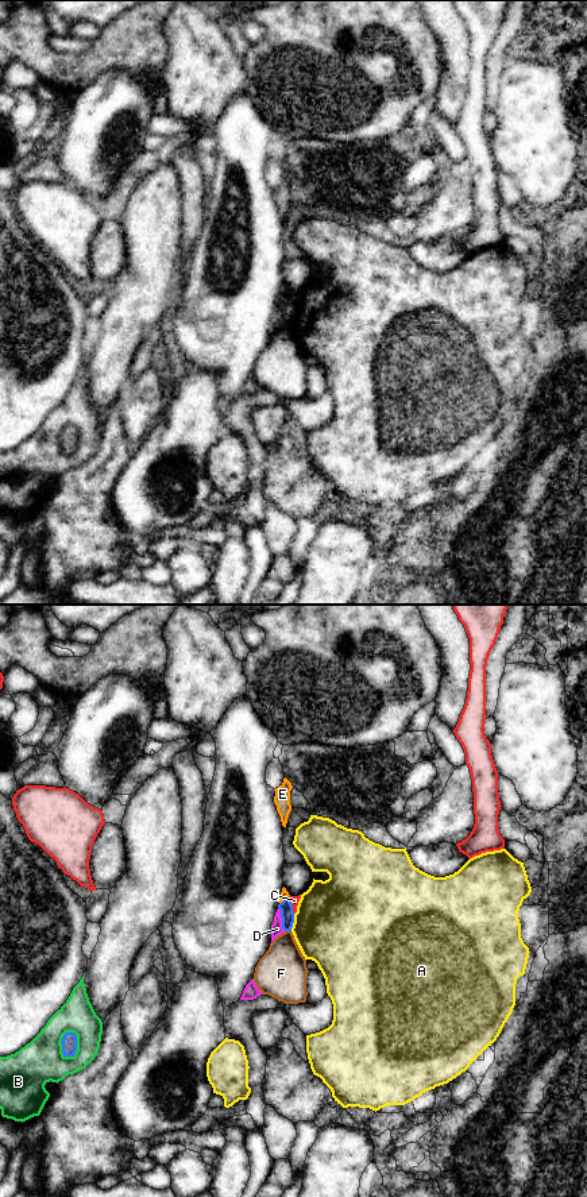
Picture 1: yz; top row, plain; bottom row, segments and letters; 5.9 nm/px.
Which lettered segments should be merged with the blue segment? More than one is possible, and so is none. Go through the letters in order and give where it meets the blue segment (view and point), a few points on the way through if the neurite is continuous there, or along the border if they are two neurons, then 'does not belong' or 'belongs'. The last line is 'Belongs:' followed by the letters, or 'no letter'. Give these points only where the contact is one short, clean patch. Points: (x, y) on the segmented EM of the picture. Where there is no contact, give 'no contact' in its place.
A: yz (293, 922) | does not belong
B: yz (61, 1042) | does not belong
C: yz (292, 906) | does not belong
D: yz (282, 919) | along yz (278, 907), (281, 926), (285, 930) | does not belong
E: yz (285, 899) | along yz (288, 896), (280, 903) | does not belong
F: yz (288, 930) | does not belong
Belongs: no letter

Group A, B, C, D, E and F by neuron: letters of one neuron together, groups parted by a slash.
A / B / C / D E / F

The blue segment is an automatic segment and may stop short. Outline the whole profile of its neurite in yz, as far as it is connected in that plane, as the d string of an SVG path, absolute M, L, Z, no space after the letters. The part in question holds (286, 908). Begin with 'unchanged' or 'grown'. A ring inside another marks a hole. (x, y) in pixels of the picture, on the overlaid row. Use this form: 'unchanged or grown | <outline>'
unchanged | M286 897L282 903L278 904L278 908L281 910L282 928L285 931L291 931L294 923L294 912L290 899Z

